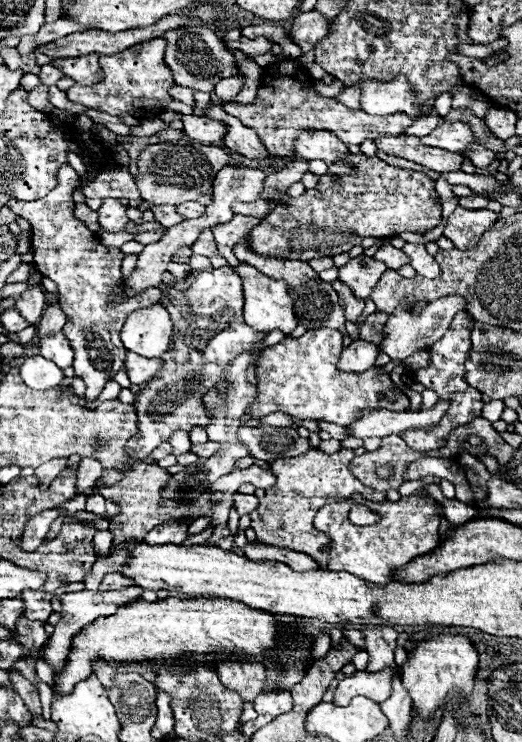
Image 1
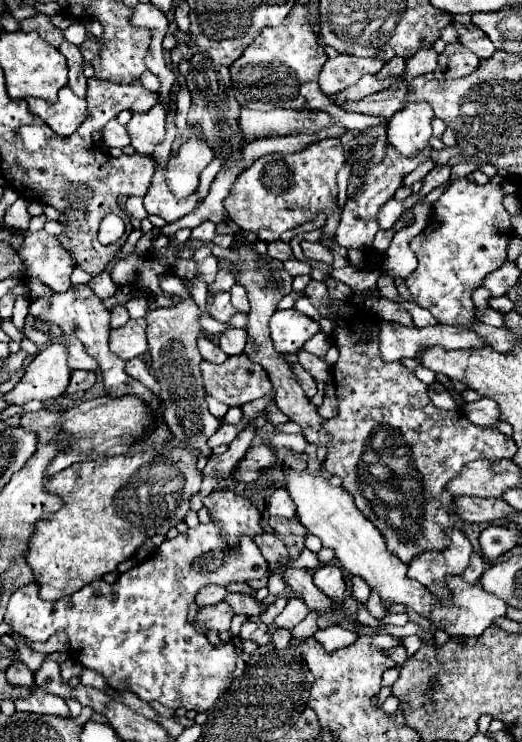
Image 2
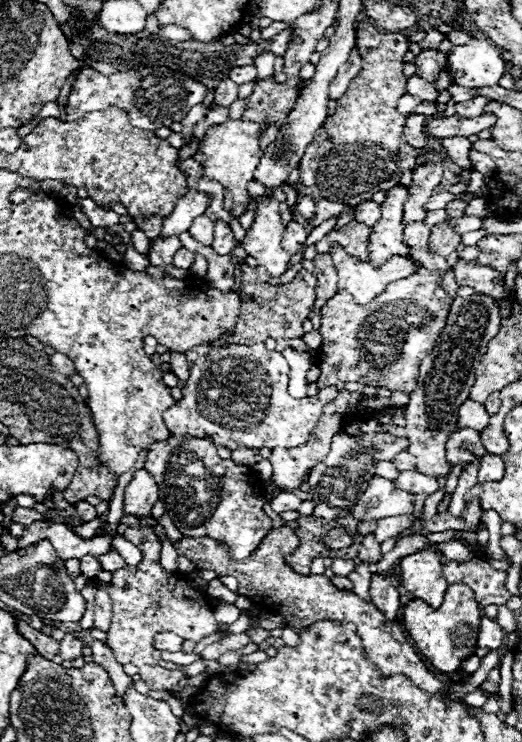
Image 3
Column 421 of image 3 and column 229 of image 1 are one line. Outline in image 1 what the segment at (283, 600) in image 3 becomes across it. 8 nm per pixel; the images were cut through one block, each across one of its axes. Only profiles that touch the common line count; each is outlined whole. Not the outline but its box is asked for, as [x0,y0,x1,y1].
[216,660,266,702]

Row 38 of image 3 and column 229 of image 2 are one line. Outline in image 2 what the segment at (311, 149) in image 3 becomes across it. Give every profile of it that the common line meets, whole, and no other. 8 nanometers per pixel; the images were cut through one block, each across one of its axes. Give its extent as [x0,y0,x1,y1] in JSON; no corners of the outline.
[200,354,273,406]

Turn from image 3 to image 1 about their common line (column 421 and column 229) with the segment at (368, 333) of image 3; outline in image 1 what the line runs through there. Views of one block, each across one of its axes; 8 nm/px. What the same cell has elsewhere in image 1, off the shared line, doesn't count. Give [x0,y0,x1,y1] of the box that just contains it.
[126,266,266,460]

